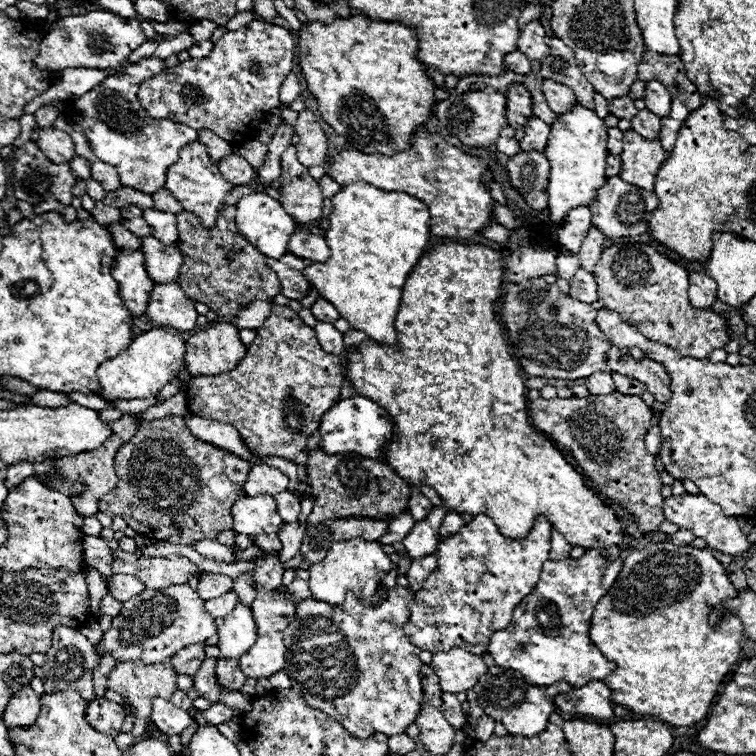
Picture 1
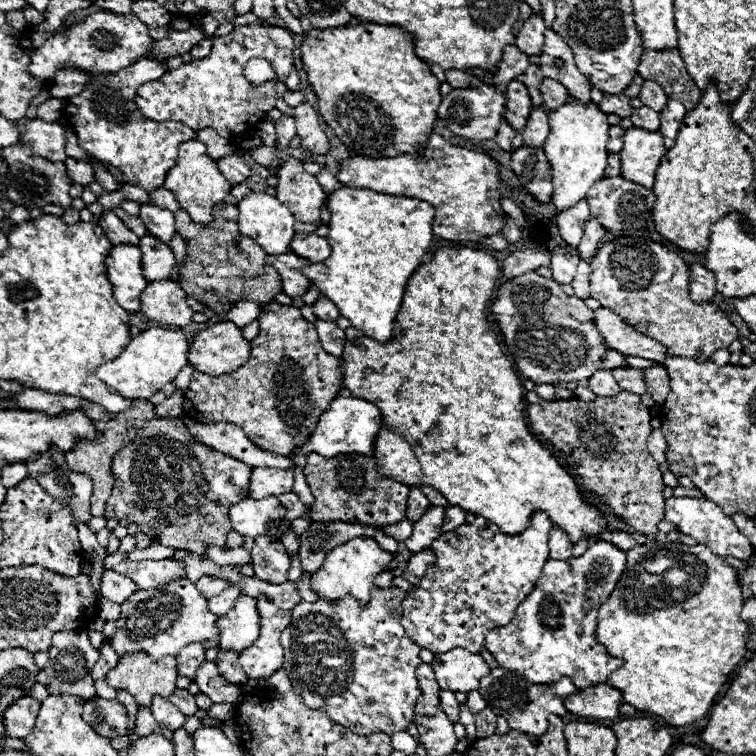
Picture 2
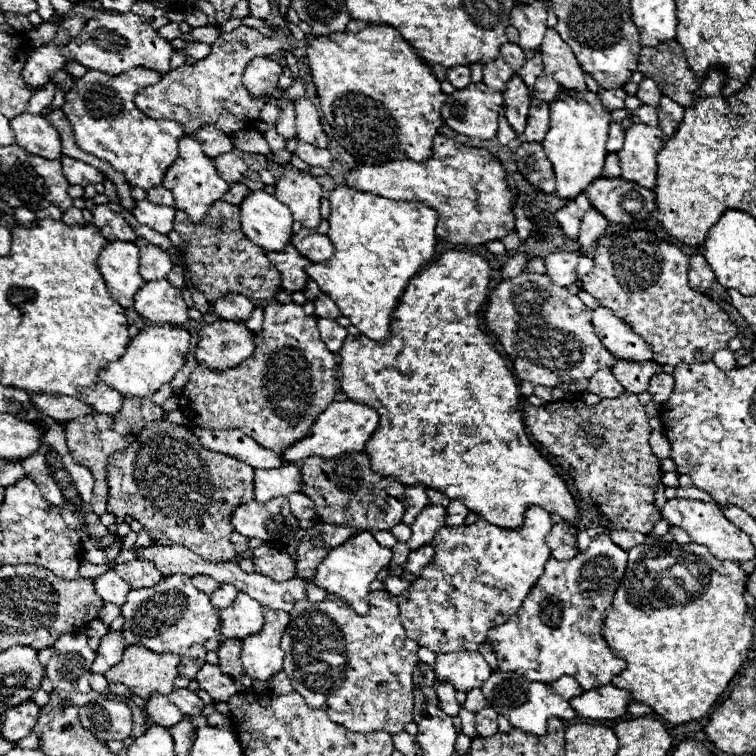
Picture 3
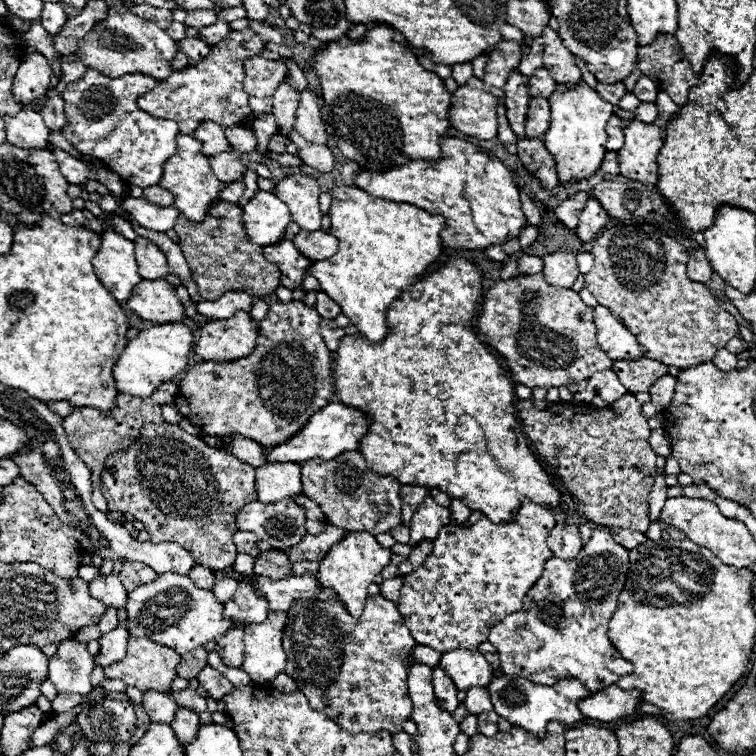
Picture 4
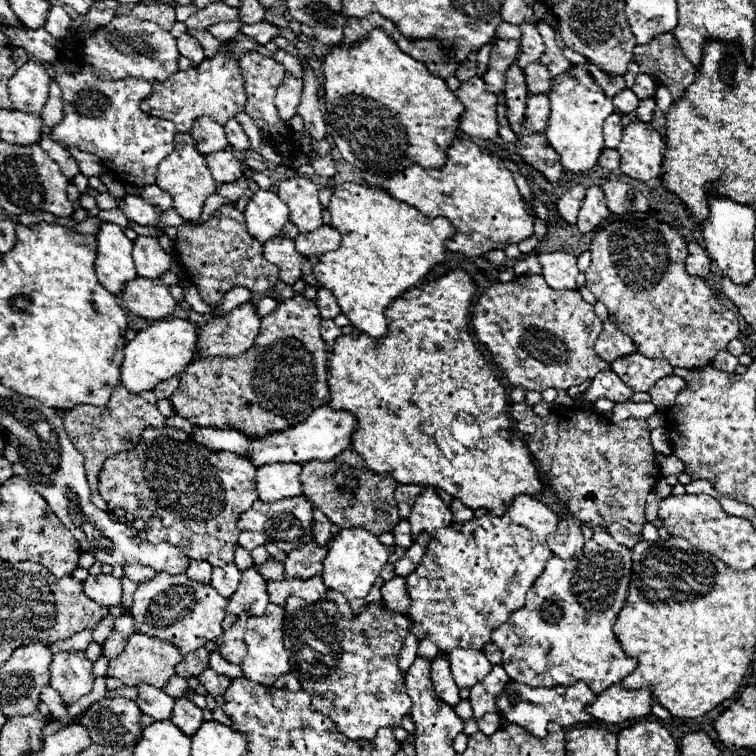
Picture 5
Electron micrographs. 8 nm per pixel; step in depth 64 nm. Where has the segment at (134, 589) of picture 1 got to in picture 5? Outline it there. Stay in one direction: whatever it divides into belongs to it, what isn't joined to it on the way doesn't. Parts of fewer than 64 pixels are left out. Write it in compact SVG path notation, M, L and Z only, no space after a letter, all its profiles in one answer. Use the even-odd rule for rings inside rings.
M112 574L88 576L88 580L84 580L84 590L96 604L106 604L108 608L122 604L122 584Z

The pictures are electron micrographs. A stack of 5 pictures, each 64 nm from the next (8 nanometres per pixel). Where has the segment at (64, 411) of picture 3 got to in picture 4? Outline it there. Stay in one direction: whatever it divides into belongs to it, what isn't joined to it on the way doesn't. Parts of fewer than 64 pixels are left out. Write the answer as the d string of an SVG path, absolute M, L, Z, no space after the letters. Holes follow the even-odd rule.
M60 400L60 402L46 402L46 404L48 404L48 408L50 408L50 410L54 410L54 414L58 414L60 418L70 416L70 414L74 412L74 408L76 408L76 406L72 406L68 400Z

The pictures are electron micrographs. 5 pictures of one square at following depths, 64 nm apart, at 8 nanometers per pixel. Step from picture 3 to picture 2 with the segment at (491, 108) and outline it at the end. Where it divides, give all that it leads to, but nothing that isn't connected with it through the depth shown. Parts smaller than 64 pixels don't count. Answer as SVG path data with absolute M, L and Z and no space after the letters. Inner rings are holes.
M482 84L477 88L456 88L448 96L444 96L438 108L438 118L446 124L448 130L466 140L494 140L500 122L504 120L504 110L506 110L504 94L495 87Z

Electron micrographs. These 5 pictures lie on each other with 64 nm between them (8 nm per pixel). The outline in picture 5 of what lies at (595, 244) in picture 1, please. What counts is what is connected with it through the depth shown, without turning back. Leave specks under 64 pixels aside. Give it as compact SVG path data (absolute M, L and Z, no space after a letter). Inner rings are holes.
M590 186L586 190L586 200L580 208L580 216L578 216L578 230L582 234L592 234L600 228L600 224L608 218L608 208L604 202L604 194L600 190L600 186Z

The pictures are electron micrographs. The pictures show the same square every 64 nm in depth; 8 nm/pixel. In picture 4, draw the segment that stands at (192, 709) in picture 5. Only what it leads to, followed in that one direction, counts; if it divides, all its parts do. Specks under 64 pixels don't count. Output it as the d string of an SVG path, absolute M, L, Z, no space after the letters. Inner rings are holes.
M178 708L178 716L174 718L174 724L170 724L170 726L176 732L178 742L188 746L190 742L194 742L194 736L196 736L196 732L200 728L198 714L192 712L192 710L186 710L186 708Z

